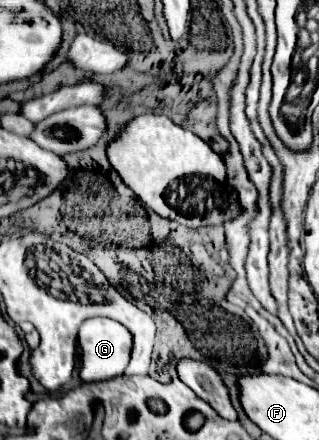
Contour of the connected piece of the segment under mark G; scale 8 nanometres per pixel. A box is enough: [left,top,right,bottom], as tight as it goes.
[79,318,133,382]

